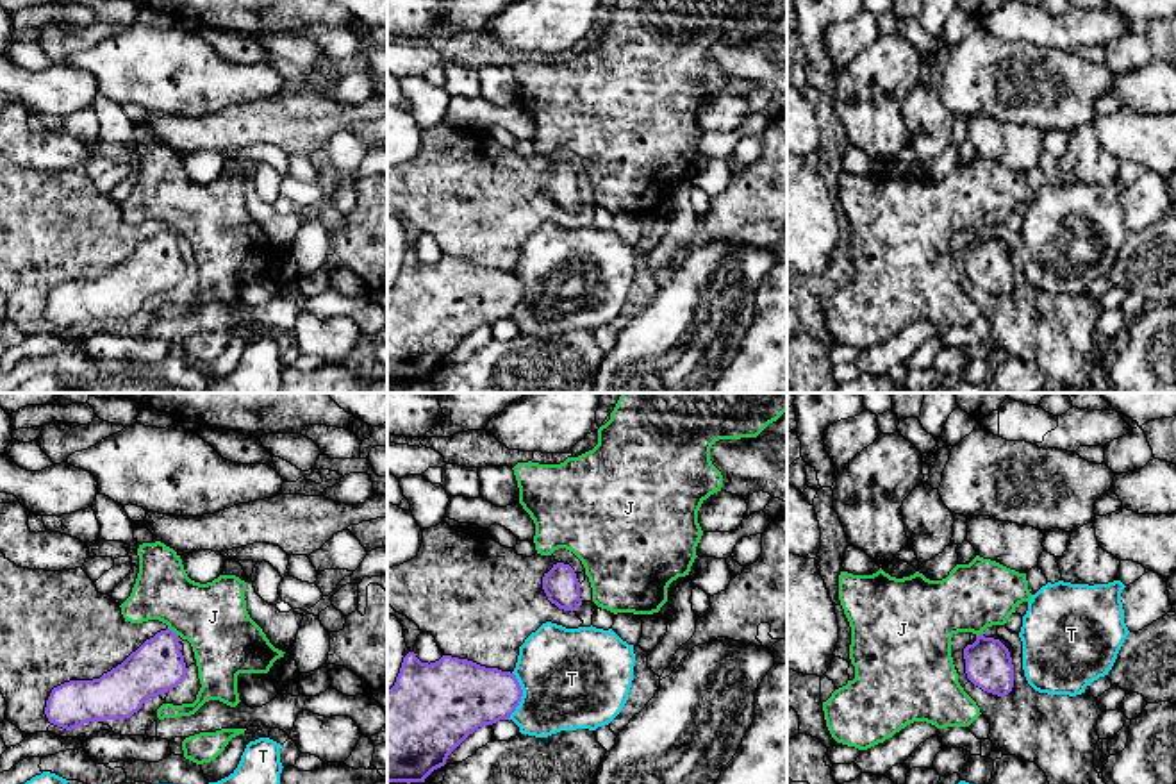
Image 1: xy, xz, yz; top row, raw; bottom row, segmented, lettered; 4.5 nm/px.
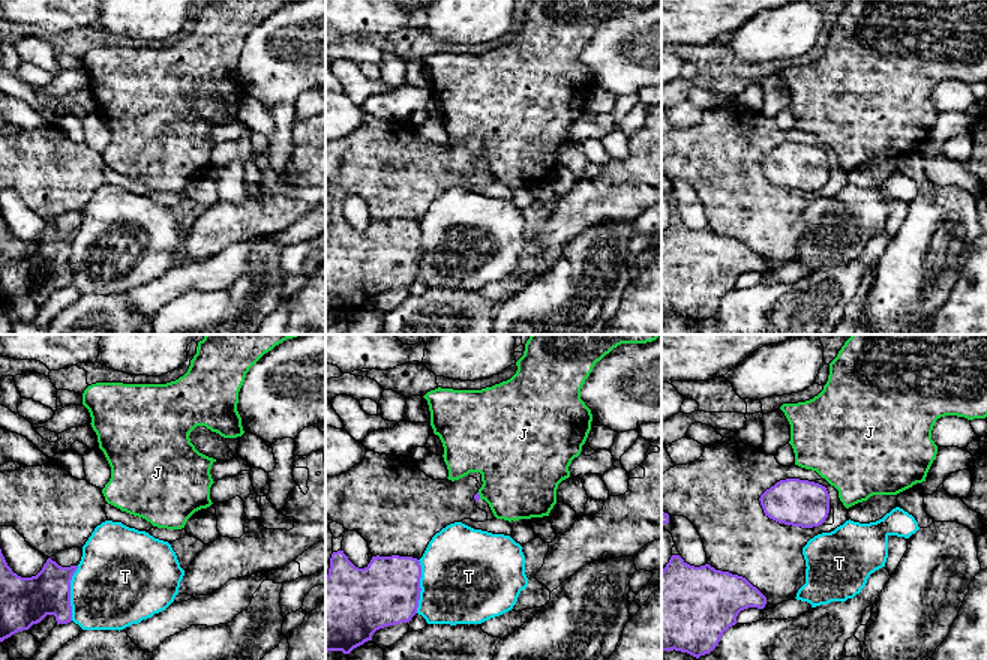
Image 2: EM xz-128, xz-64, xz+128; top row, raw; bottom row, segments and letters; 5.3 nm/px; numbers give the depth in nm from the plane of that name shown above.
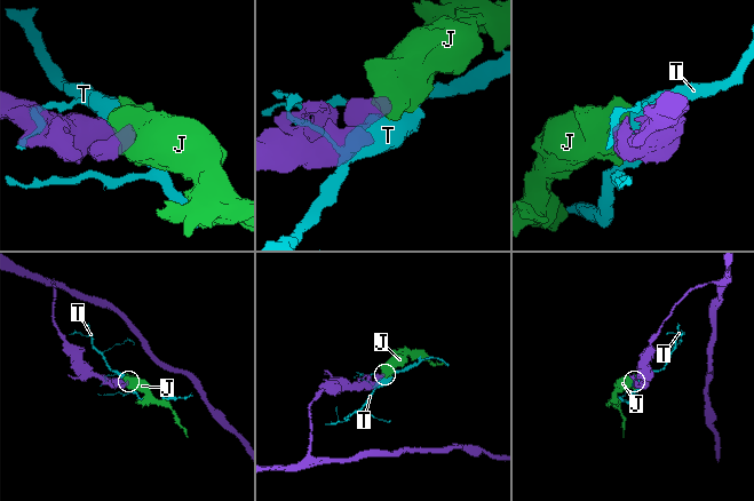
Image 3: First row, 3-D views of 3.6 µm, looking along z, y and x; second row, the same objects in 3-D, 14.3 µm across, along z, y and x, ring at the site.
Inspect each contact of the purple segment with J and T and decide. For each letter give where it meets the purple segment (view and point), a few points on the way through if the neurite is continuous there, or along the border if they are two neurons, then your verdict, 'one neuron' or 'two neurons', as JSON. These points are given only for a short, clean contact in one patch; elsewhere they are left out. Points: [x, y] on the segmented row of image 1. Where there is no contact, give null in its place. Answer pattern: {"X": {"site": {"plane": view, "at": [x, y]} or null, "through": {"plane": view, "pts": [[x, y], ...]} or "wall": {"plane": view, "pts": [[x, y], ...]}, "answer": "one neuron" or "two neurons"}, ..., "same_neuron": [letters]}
{"J": {"site": {"plane": "xy", "at": [173, 633]}, "wall": {"plane": "xy", "pts": [[168, 627], [177, 636]]}, "answer": "two neurons"}, "T": {"site": {"plane": "xz", "at": [521, 695]}, "wall": {"plane": "xz", "pts": [[513, 672], [521, 690], [521, 700], [507, 718]]}, "answer": "two neurons"}, "same_neuron": []}

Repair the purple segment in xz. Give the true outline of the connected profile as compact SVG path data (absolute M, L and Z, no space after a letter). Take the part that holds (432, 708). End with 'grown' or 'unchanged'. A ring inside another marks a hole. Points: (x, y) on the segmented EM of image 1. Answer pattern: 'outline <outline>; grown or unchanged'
outline M409 652L387 691L387 782L425 782L478 727L509 720L521 696L523 689L510 671L451 655L428 664Z; unchanged

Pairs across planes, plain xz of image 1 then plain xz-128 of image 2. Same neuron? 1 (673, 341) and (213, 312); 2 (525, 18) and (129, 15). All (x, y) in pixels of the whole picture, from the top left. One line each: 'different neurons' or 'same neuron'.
1: same neuron
2: same neuron

